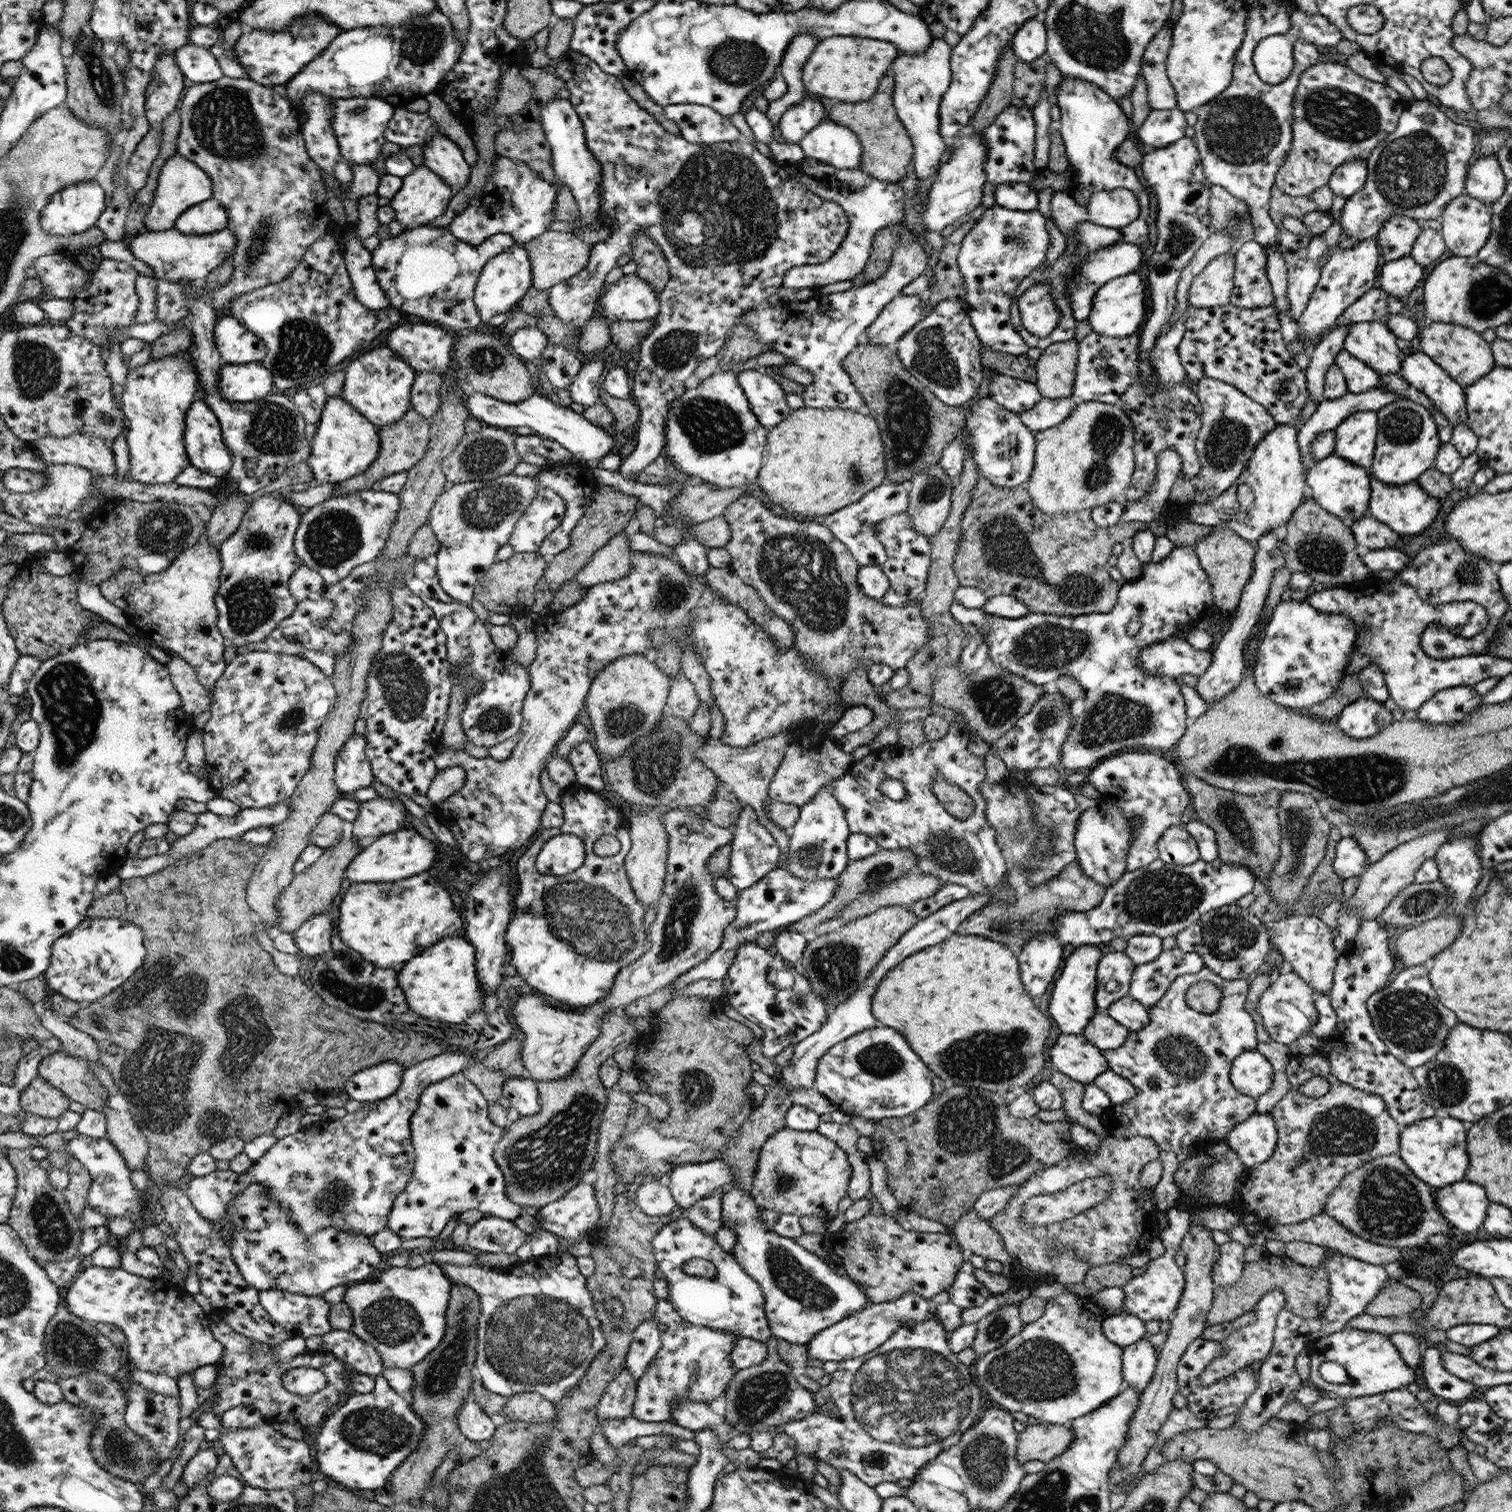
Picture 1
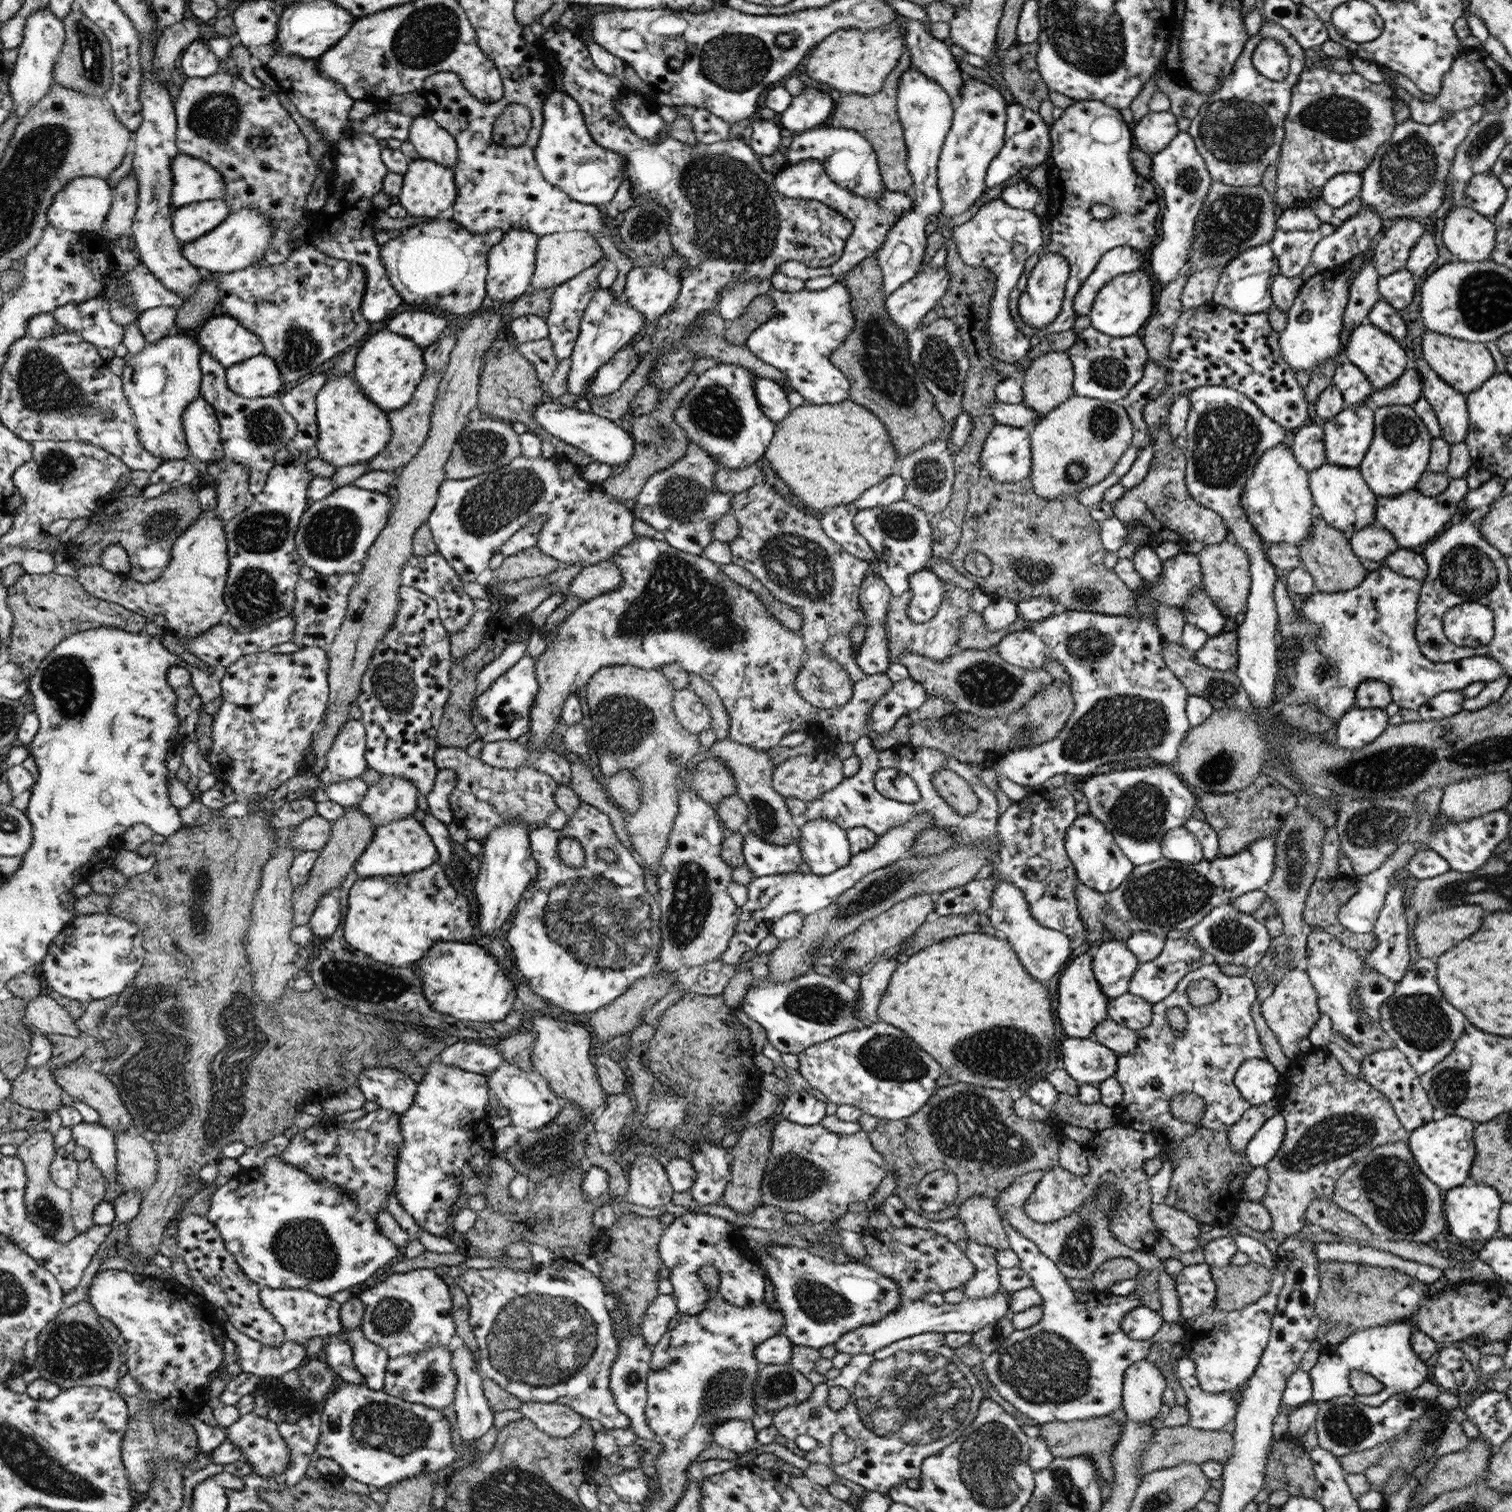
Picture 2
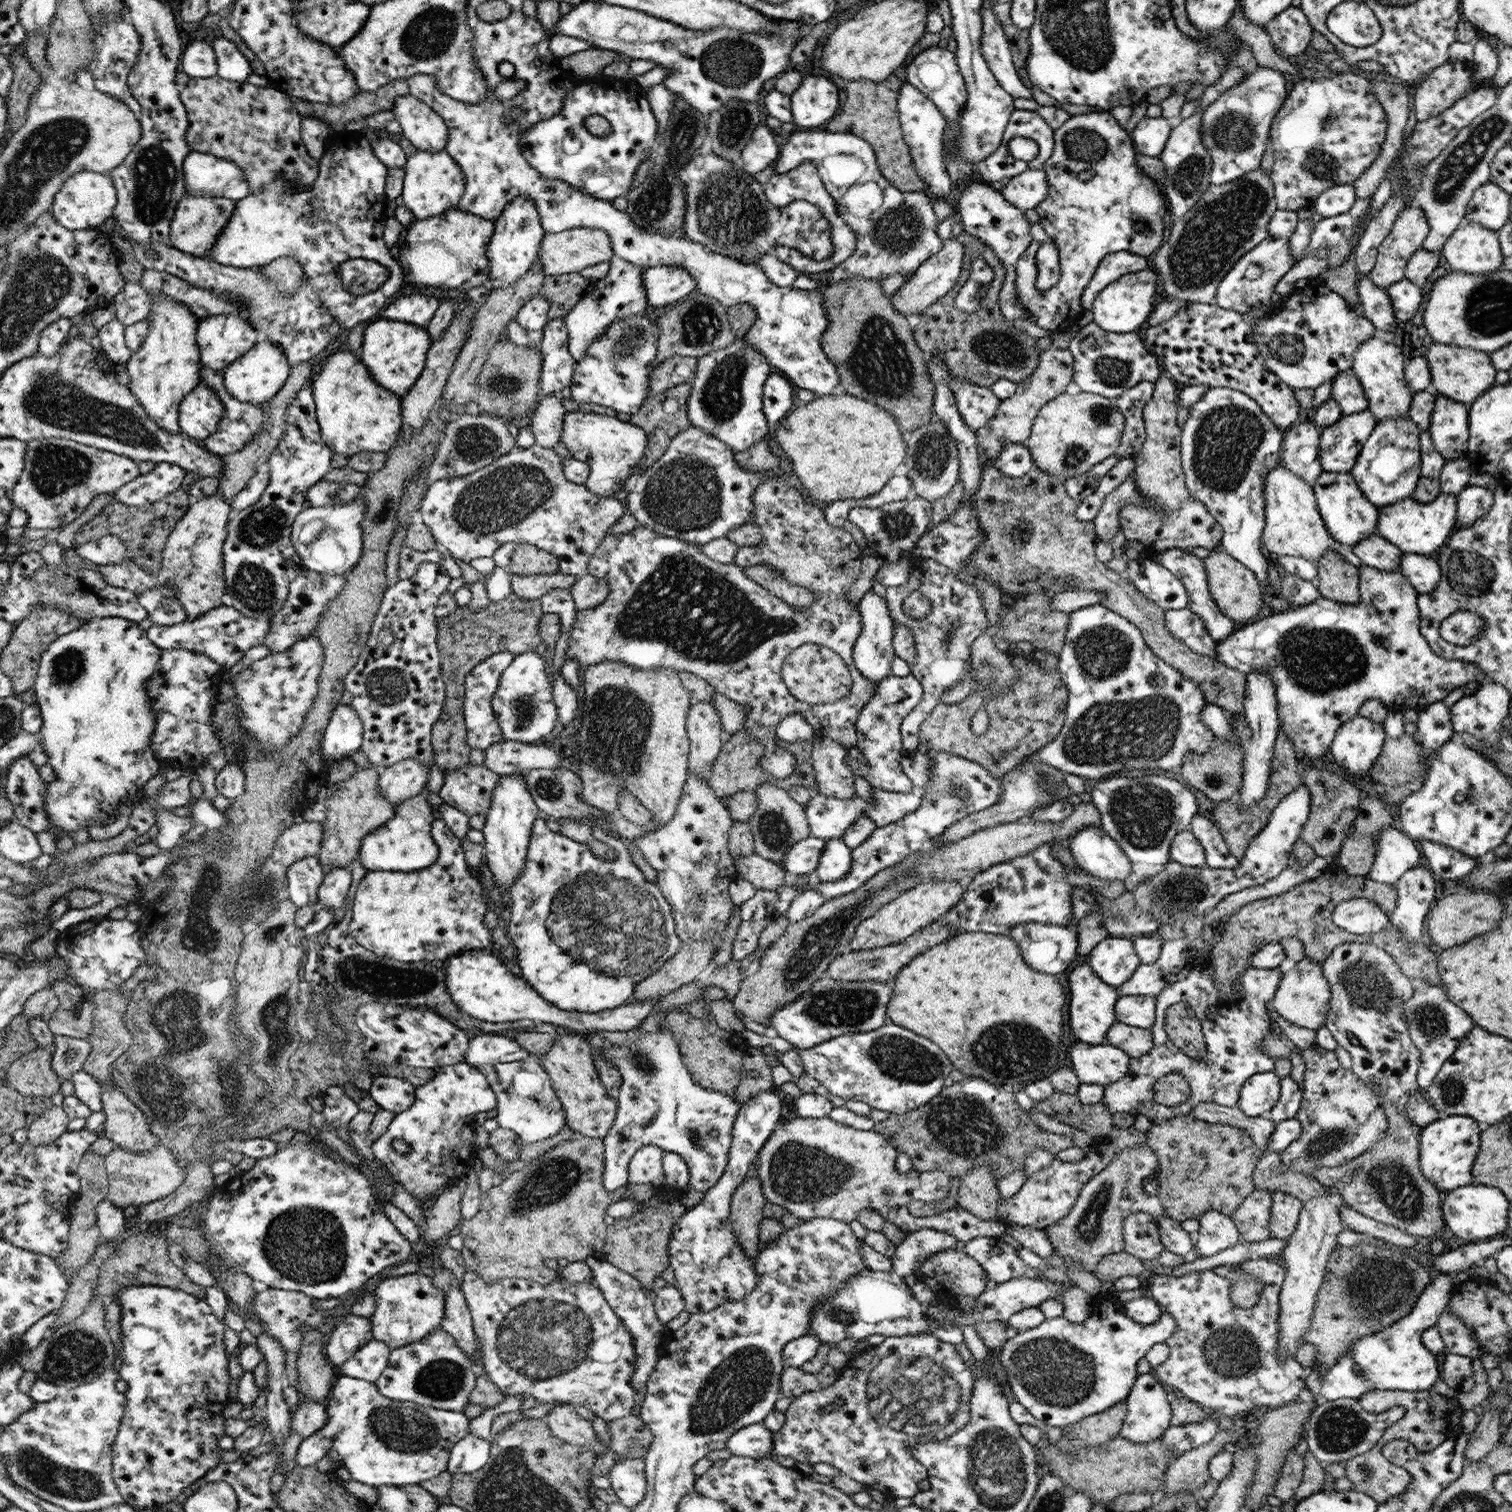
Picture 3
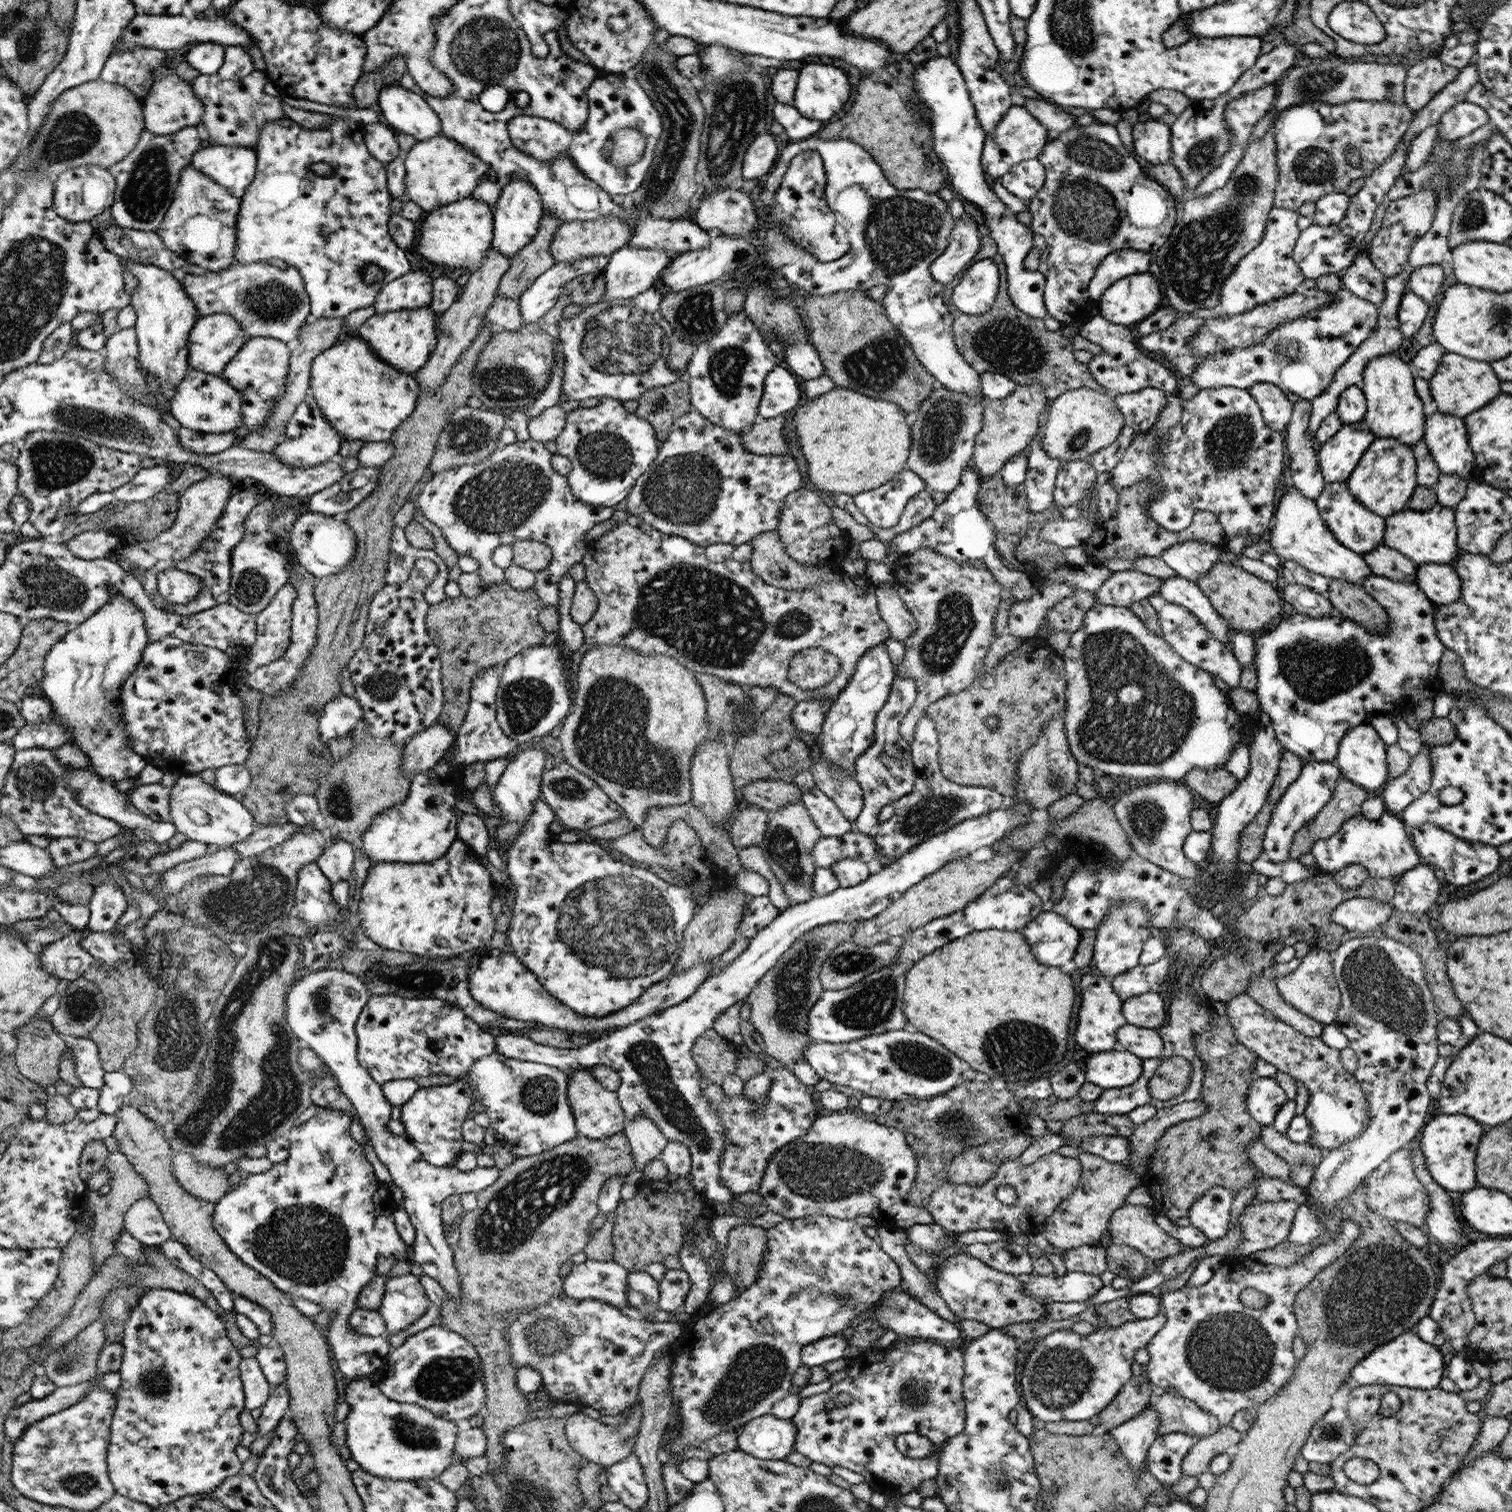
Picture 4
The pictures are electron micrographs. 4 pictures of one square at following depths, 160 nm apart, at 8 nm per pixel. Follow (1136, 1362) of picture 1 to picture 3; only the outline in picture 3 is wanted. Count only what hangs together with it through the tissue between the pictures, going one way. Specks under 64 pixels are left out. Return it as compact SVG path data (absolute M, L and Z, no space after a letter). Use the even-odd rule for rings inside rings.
M1152 1371L1137 1375L1131 1391L1125 1398L1127 1415L1119 1436L1137 1443L1147 1443L1161 1438L1165 1430L1170 1427L1171 1397L1169 1394L1169 1389L1157 1380Z

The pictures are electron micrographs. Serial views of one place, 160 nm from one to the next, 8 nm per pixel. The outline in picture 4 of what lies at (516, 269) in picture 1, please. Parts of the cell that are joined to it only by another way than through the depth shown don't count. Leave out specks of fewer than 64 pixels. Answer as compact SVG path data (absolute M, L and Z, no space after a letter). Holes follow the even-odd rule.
M512 178L503 188L494 207L494 247L508 258L519 254L539 232L543 221L543 201L541 194L527 179Z

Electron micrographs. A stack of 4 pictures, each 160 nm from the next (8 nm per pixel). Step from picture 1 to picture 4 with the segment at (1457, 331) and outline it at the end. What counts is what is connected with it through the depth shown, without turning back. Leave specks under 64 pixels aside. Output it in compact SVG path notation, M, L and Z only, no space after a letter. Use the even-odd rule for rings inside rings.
M1446 352L1442 356L1434 376L1429 380L1429 387L1438 411L1452 414L1452 416L1458 418L1466 418L1469 414L1486 406L1488 402L1501 393L1501 382L1495 375L1491 363Z

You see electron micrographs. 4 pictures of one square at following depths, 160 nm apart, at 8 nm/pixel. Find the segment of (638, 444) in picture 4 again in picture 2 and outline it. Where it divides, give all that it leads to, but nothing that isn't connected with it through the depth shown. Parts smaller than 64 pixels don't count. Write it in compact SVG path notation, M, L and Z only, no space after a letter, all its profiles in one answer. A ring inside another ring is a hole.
M553 400L536 406L534 417L535 422L540 423L540 426L548 431L548 434L564 440L566 444L571 444L574 448L579 448L590 456L594 463L620 466L634 457L636 446L634 436L624 430L619 422L612 422L611 419L604 418L603 415L580 411L575 406L569 407Z

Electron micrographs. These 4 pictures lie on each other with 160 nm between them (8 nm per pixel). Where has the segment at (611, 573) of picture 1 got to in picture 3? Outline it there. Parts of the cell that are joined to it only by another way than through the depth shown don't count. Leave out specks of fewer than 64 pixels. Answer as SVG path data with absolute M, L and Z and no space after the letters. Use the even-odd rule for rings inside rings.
M590 572L581 574L581 577L574 582L574 585L568 590L568 593L574 600L574 606L578 612L581 610L594 609L599 606L607 597L610 590L606 580L592 576Z

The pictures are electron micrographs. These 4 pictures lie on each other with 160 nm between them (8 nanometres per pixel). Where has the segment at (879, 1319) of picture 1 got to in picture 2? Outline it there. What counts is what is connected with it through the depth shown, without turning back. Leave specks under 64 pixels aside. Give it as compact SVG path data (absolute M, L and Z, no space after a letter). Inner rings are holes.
M1000 1289L990 1298L975 1298L974 1300L964 1299L959 1303L944 1303L942 1306L936 1306L926 1302L924 1299L911 1302L902 1302L892 1312L888 1314L883 1321L878 1324L859 1326L844 1333L838 1341L833 1342L837 1352L851 1354L856 1356L870 1356L873 1352L892 1344L900 1339L905 1339L915 1334L922 1333L942 1333L949 1332L971 1332L984 1328L998 1318L1006 1318L1010 1315L1009 1302L1007 1298L1011 1292Z

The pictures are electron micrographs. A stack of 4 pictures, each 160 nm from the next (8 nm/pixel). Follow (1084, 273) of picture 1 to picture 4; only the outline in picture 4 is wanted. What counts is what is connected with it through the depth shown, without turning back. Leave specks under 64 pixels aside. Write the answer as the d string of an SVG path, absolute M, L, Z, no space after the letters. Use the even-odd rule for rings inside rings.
M1122 249L1108 254L1096 267L1096 272L1087 289L1092 300L1099 300L1101 294L1114 282L1132 274L1148 271L1153 253L1134 249Z

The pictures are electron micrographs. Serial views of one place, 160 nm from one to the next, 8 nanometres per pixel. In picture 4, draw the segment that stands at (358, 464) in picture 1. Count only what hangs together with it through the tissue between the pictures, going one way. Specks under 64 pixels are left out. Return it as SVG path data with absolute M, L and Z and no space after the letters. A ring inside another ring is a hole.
M345 333L336 344L316 356L311 365L310 394L319 403L325 417L344 438L366 442L382 442L394 436L395 430L415 412L421 386L415 374L404 374L376 355L366 339Z

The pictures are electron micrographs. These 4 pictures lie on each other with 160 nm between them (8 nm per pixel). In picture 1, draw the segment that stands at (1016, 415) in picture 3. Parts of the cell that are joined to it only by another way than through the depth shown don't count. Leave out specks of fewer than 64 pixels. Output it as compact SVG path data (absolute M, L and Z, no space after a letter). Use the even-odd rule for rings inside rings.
M1074 338L1047 346L1035 365L1035 385L1047 399L1066 398L1073 395L1073 382L1077 365L1079 342Z

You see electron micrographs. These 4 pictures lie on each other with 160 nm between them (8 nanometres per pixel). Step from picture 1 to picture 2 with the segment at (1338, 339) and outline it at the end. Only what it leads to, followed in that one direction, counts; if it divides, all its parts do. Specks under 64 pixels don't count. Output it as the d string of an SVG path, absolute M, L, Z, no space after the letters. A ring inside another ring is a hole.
M1369 251L1358 276L1351 283L1349 301L1343 314L1343 328L1346 330L1354 329L1365 322L1370 309L1382 297L1377 283L1380 276L1374 268L1374 263Z

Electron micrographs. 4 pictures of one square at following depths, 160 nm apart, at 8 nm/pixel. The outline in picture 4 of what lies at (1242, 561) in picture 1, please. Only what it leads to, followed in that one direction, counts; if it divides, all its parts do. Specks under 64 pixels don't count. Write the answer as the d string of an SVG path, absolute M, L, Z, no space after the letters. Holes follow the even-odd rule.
M1218 561L1210 571L1196 581L1200 591L1206 595L1215 611L1224 619L1234 632L1261 630L1265 624L1273 621L1282 612L1281 598L1273 584L1256 578L1238 565L1222 564Z

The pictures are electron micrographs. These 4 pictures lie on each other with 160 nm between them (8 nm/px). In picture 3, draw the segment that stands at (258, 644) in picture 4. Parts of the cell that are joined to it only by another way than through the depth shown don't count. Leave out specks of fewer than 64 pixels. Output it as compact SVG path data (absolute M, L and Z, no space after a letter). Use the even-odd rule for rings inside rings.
M304 568L300 577L291 583L290 593L284 607L272 618L268 619L270 631L266 635L266 639L262 645L266 645L271 653L284 652L286 649L294 646L300 639L306 639L312 633L316 634L316 625L320 621L320 617L324 615L328 603L334 601L342 589L346 580L343 575L332 576L330 574L322 574Z

